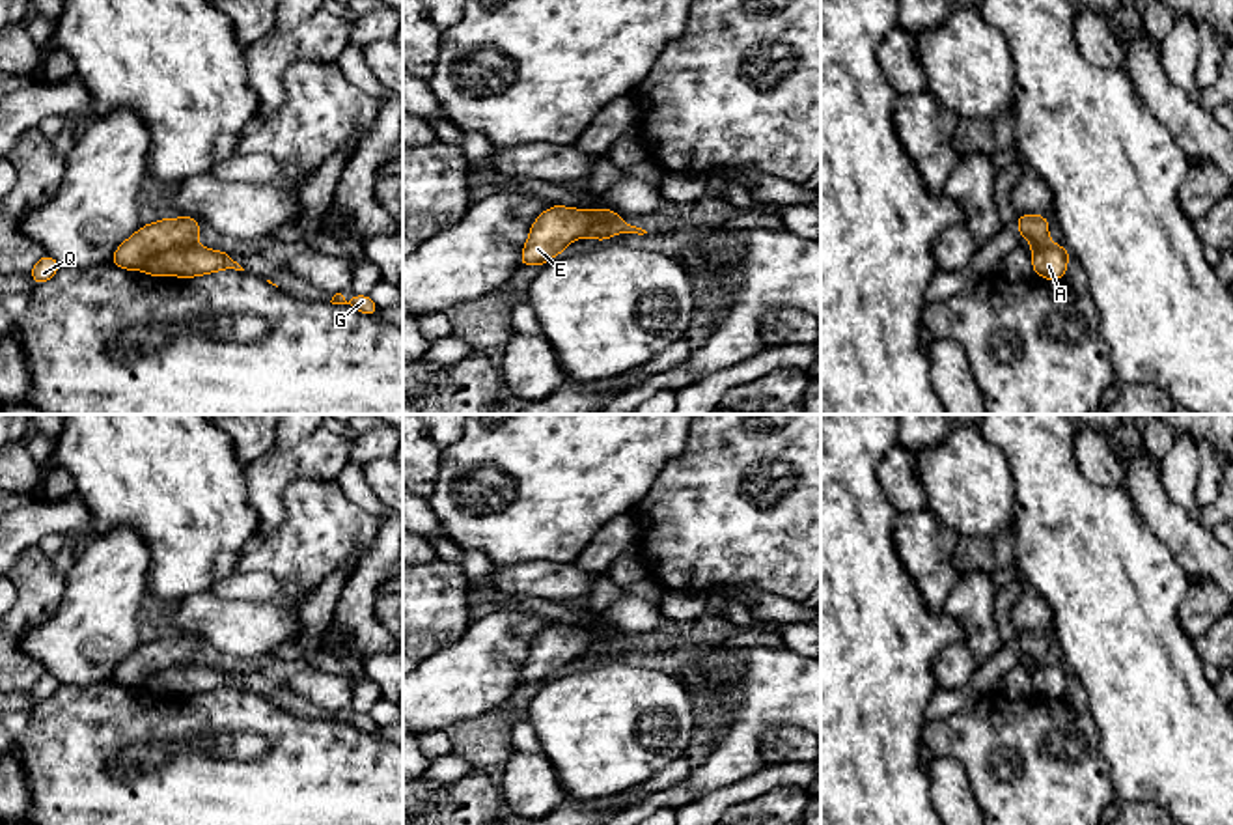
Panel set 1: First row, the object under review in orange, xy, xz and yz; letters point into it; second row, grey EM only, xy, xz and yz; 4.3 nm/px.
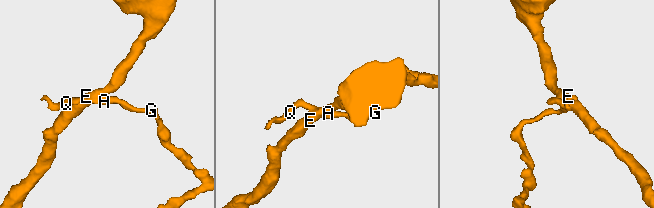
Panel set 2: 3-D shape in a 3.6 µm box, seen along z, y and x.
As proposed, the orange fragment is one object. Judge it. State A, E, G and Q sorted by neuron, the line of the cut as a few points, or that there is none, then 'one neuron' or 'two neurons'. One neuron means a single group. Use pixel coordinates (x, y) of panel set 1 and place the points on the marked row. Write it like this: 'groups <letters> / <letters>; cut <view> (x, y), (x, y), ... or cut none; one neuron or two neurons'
groups A G Q / E; cut xy (194, 243), (155, 252), (138, 267); two neurons

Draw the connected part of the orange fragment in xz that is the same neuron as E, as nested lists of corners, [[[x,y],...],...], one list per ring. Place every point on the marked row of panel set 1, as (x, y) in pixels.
[[[554,205],[543,211],[530,228],[520,263],[545,265],[582,237],[591,222],[591,211]]]

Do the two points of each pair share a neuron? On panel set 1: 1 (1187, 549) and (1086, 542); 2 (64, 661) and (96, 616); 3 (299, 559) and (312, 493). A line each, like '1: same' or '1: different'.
1: different
2: same
3: same

